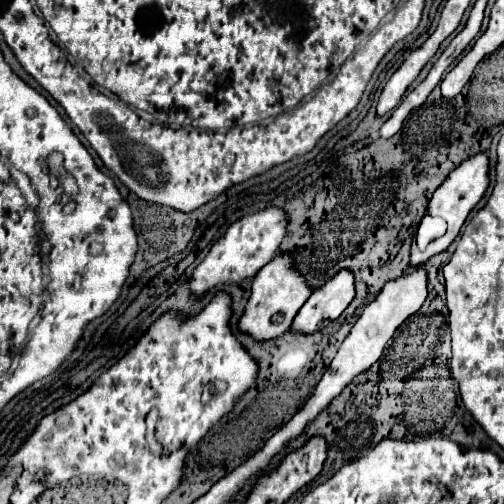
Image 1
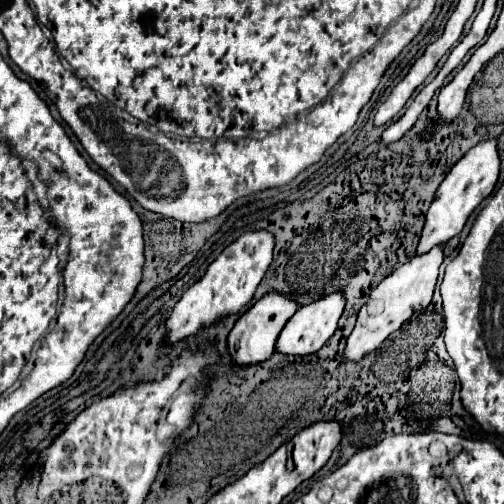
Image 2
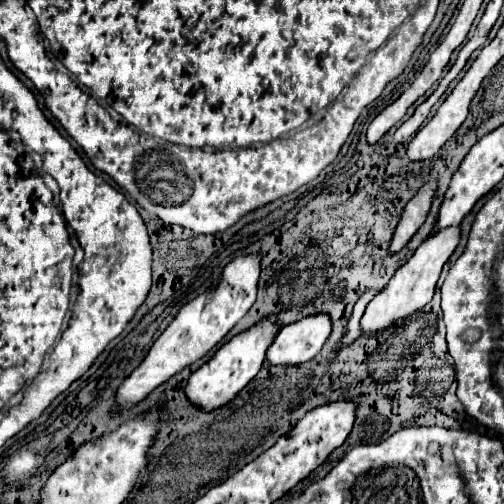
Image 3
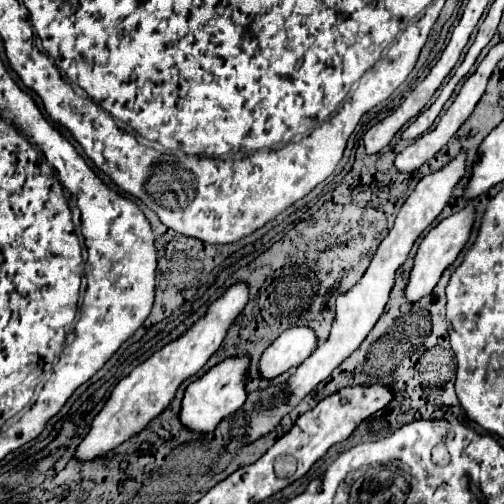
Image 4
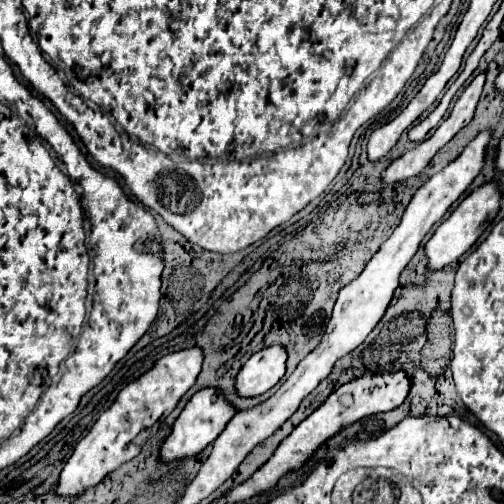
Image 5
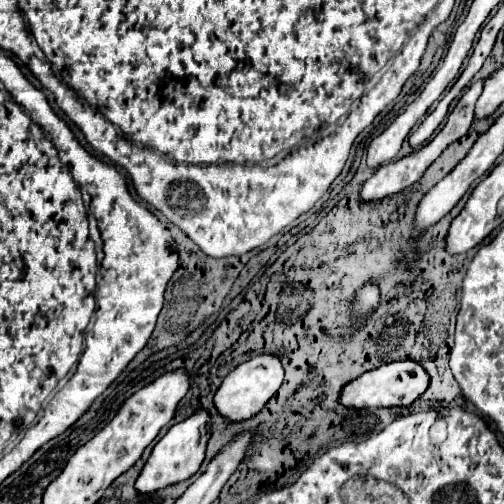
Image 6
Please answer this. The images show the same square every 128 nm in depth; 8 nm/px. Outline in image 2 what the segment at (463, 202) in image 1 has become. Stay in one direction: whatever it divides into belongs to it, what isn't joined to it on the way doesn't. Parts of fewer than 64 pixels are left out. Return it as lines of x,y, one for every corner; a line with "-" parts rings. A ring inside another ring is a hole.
484,140
480,144
476,144
474,148
470,148
454,166
452,170
446,174
444,182
440,184
440,188
436,190
436,196
430,204
430,210
426,214
426,224
424,224
424,232
418,244
418,252
428,252
432,246
436,244
446,244
452,236
456,236
468,216
472,214
472,210
486,198
492,194
496,182
500,176
500,154
498,154
498,140

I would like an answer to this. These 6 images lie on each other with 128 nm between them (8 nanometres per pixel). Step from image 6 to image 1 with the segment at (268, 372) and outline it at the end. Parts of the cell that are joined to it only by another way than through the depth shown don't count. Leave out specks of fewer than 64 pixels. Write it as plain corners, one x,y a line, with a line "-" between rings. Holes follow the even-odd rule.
348,270
338,272
322,288
314,290
296,314
290,330
296,334
312,334
334,322
354,298
354,276

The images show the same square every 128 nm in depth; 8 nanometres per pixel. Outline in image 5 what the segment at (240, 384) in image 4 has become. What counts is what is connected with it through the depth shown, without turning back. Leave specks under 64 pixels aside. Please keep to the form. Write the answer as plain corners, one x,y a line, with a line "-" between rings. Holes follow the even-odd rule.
204,388
200,392
196,392
190,402
186,404
186,408
182,410
182,414
176,418
170,436
162,442
160,448
160,462
162,464
170,464
170,462
182,462
186,458
198,456
208,444
212,444
220,432
224,430
224,426
228,424
228,420
234,416
234,408
220,396
220,392
216,388

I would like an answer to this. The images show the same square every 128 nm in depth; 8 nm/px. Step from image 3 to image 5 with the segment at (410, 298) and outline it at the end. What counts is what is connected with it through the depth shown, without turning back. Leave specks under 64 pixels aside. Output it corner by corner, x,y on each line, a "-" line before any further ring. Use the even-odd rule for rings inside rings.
490,180
482,186
478,186
476,190
472,190
458,206
456,210
450,214
448,220
444,220
438,230
434,232
434,236
426,242
426,256
428,256
428,266
430,270
440,270
446,264
458,260
462,254
466,254
474,242
482,236
482,232
486,230
486,226
494,220
494,214
498,214
500,210
500,198
502,198
502,190
498,186
498,180

